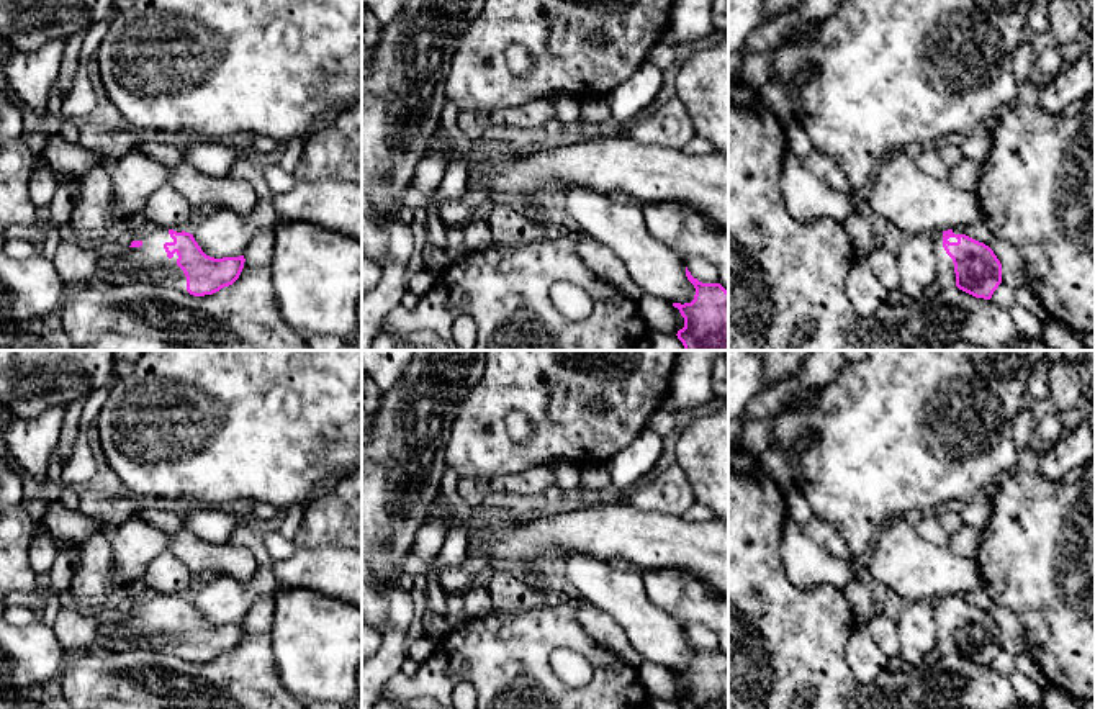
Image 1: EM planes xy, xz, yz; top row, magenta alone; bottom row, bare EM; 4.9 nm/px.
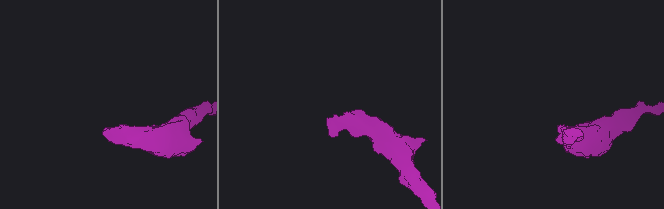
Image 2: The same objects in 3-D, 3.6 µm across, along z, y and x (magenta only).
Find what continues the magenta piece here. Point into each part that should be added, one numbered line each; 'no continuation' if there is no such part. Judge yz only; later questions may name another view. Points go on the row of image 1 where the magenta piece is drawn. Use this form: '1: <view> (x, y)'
1: yz (945, 269)

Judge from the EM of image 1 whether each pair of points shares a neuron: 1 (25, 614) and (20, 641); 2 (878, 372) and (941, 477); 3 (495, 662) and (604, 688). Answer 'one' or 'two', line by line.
1: two
2: one
3: one

